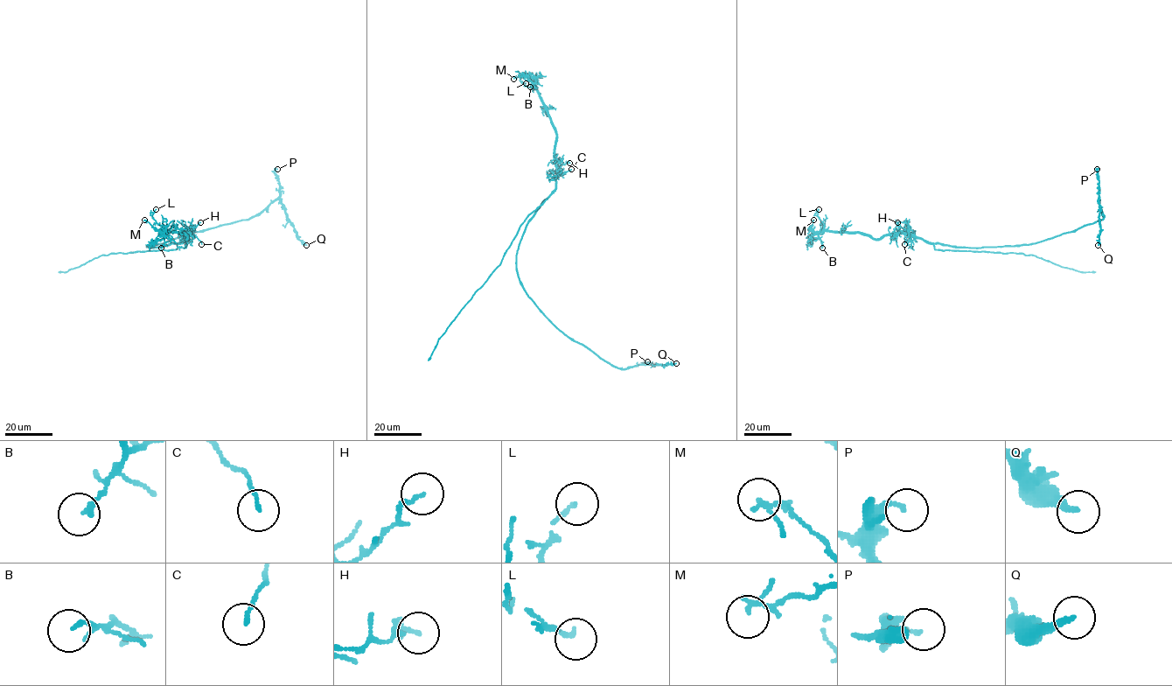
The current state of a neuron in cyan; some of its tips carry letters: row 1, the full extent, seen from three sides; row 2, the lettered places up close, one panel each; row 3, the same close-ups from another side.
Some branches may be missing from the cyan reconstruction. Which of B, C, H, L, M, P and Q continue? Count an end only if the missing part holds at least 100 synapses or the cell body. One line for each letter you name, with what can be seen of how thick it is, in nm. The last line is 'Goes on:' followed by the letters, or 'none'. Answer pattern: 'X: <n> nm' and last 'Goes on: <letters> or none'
Goes on: none

